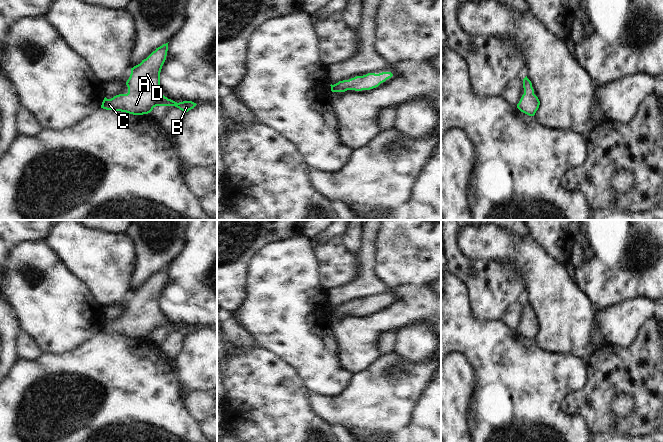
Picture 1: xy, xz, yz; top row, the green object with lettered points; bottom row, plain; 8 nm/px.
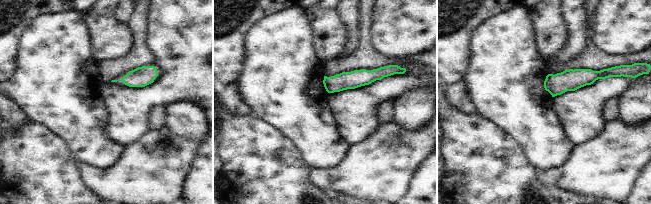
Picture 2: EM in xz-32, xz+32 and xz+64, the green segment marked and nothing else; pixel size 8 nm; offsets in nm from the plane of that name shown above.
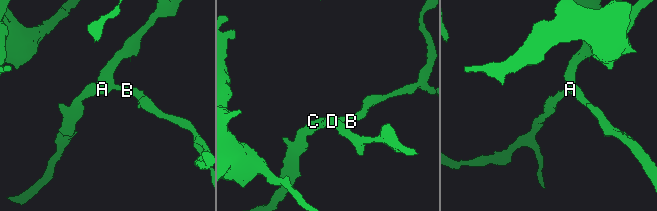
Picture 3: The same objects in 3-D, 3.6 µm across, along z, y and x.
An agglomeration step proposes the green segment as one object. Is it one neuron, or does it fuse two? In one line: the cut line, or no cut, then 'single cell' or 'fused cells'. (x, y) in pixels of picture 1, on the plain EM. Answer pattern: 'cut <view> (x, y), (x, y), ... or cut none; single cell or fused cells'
cut none; single cell

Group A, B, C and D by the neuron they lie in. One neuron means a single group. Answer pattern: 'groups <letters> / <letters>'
groups A B C D

